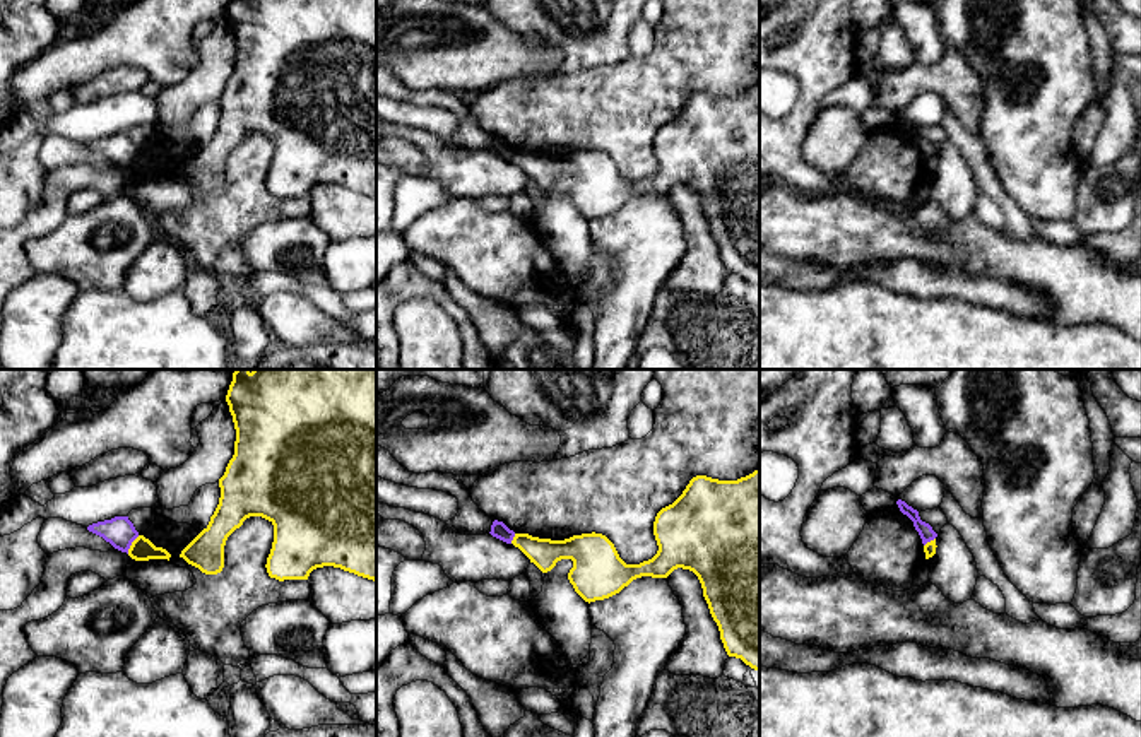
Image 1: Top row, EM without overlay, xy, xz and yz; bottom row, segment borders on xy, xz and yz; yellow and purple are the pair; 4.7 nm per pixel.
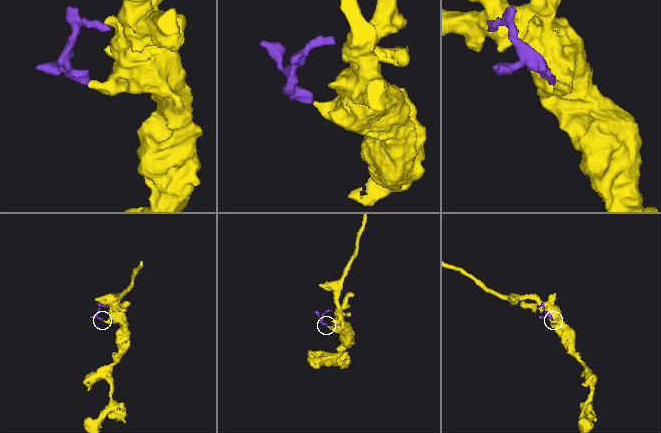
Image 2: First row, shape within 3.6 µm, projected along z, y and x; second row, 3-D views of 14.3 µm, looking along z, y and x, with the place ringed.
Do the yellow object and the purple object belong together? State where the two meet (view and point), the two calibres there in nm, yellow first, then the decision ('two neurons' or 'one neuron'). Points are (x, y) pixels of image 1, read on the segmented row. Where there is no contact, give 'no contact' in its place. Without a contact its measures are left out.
xy (132, 544) | 110/140 nm | two neurons

